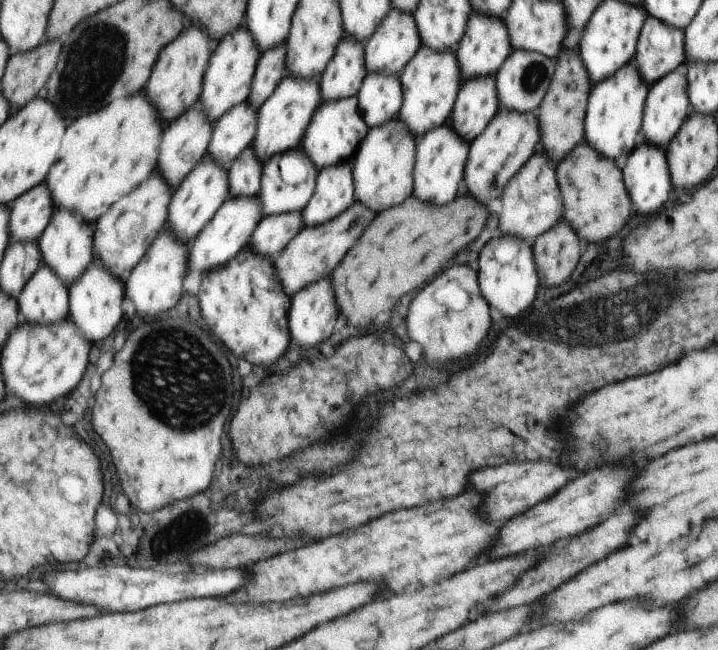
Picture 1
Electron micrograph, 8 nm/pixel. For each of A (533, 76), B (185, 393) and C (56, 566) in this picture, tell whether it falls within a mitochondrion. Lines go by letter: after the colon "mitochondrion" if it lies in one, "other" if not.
A: mitochondrion
B: mitochondrion
C: other

